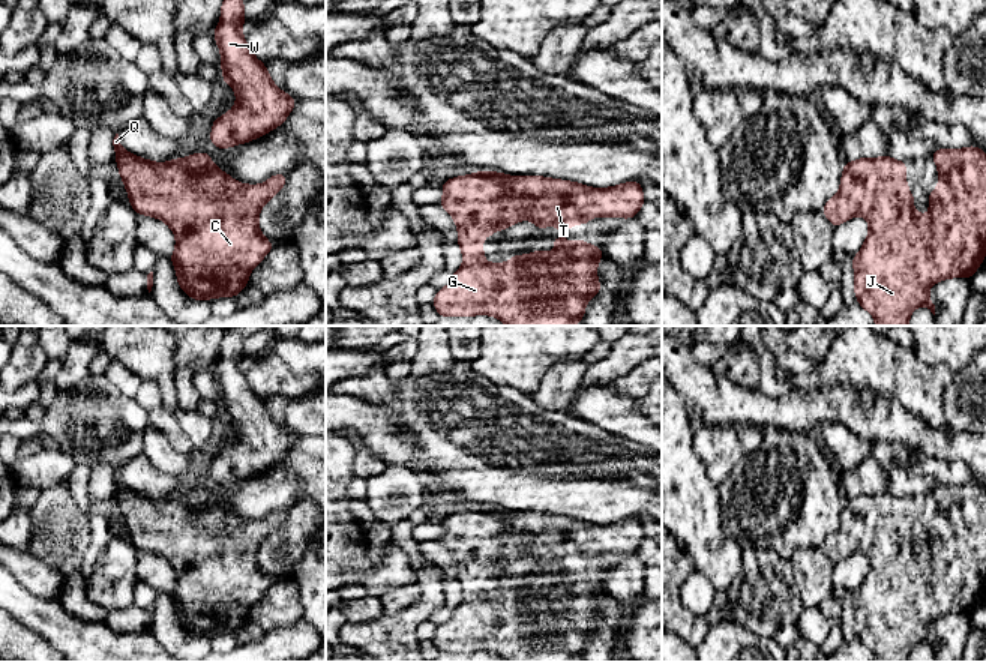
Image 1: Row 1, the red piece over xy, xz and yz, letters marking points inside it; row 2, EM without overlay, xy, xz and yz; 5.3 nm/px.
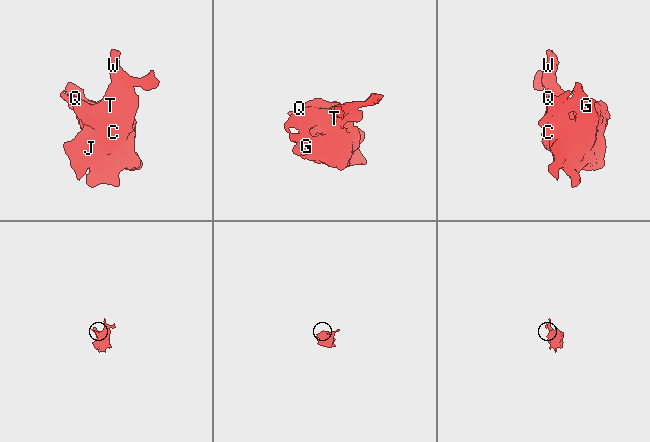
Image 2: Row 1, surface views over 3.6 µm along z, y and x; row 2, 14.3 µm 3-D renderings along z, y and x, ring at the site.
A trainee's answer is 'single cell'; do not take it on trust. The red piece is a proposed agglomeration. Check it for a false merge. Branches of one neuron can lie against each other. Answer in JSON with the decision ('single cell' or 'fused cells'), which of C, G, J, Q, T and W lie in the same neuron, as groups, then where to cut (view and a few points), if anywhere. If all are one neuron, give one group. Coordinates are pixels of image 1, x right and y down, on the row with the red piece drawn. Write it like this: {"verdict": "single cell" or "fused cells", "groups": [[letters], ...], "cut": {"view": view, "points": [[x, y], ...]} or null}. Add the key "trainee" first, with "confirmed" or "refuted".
{"trainee": "confirmed", "verdict": "single cell", "groups": [["C", "G", "J", "Q", "T", "W"]], "cut": null}

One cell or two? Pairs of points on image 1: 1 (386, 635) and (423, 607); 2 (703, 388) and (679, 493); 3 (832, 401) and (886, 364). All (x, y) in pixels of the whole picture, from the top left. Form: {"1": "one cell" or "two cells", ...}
{"1": "one cell", "2": "two cells", "3": "two cells"}

